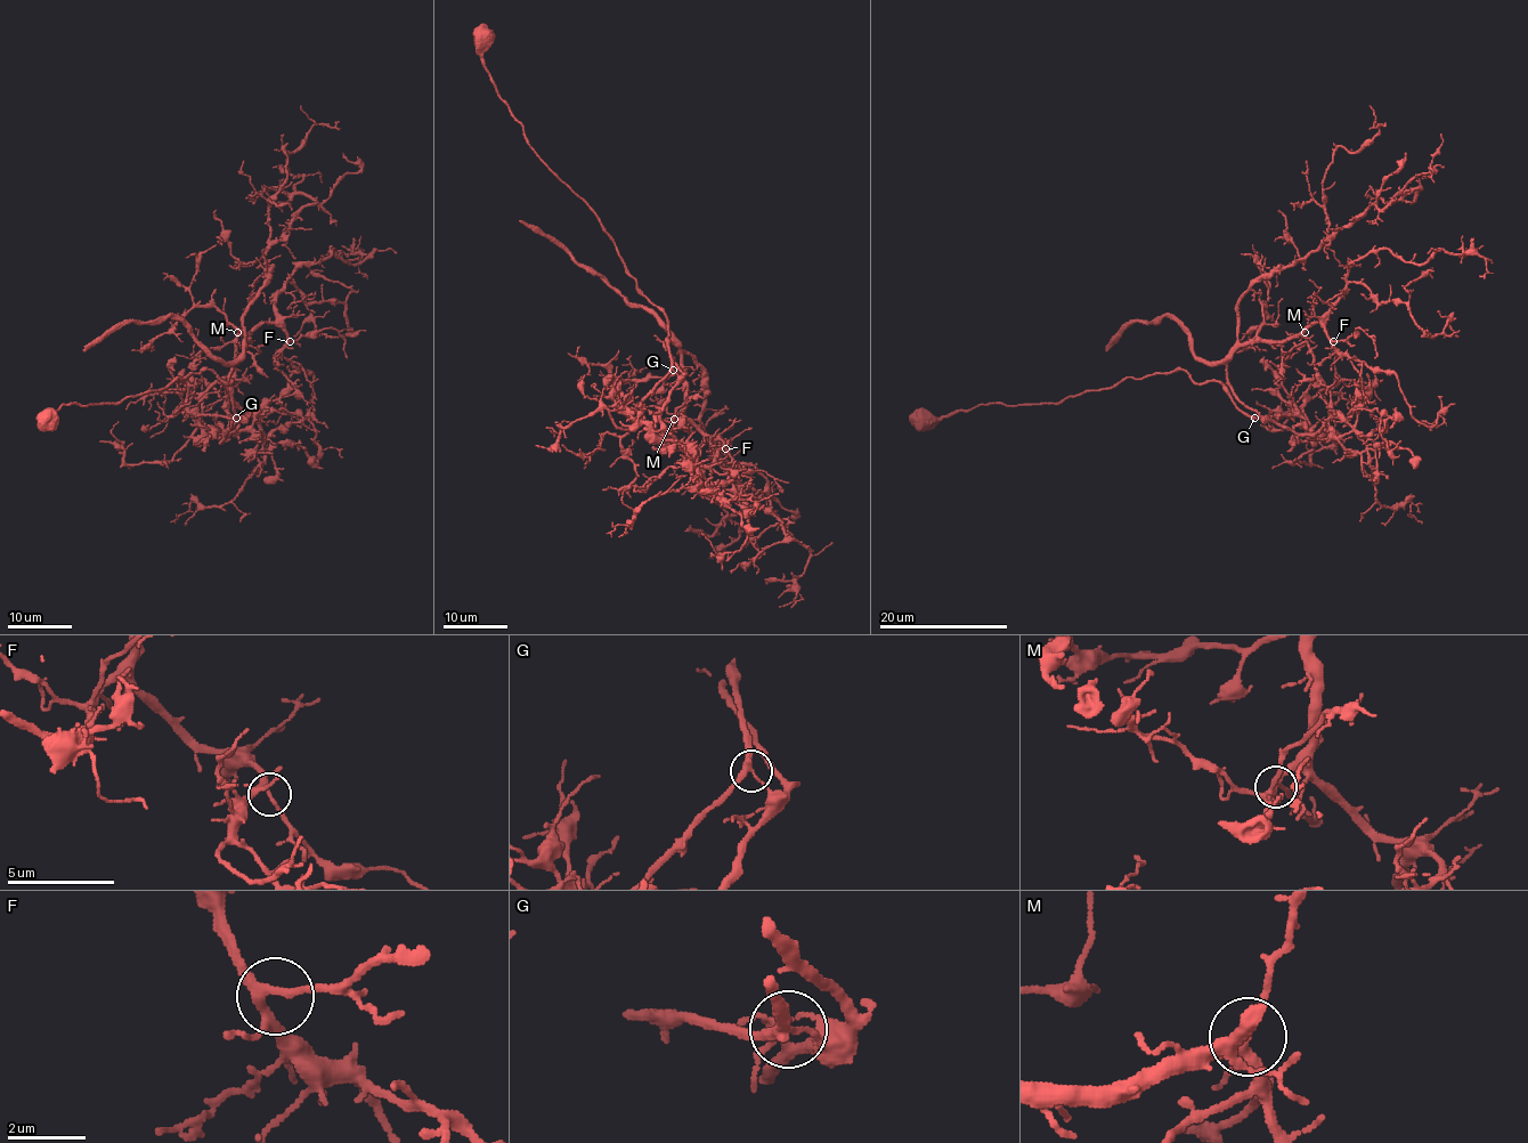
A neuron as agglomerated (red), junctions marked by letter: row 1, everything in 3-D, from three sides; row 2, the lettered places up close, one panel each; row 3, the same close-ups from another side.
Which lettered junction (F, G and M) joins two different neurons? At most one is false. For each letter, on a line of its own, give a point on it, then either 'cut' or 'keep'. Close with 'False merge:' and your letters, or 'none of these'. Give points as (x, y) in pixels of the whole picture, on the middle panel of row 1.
F: place (725, 448); keep
G: place (673, 370); cut
M: place (674, 419); keep
False merge: G

